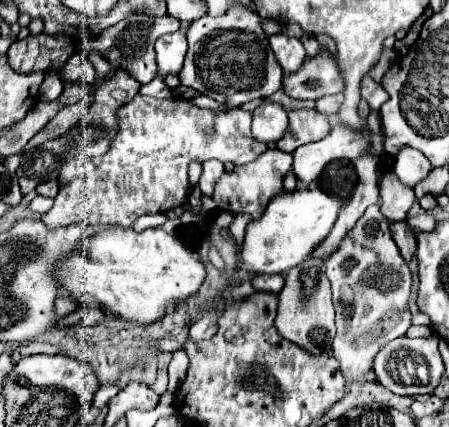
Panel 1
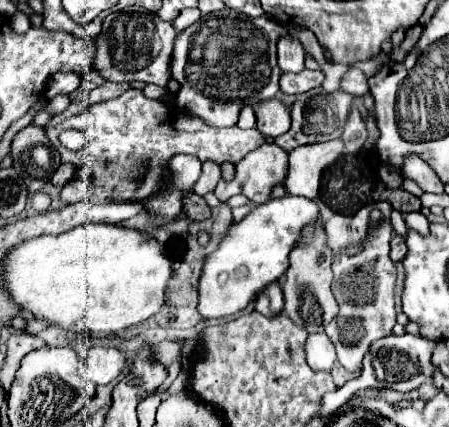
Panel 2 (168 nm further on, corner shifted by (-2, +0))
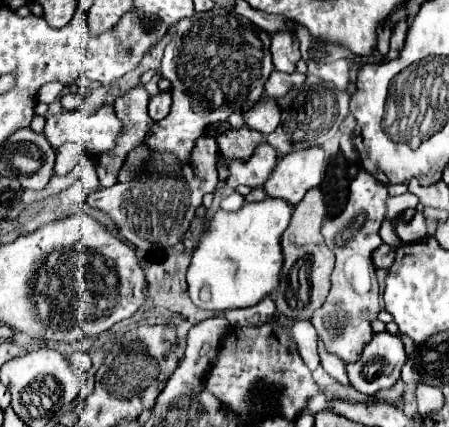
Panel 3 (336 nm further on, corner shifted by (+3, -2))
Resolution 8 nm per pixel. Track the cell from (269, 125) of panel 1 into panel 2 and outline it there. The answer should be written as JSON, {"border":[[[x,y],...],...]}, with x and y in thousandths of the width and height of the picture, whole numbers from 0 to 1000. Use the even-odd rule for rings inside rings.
{"border":[[[617,230],[604,234],[586,234],[568,248],[568,267],[572,267],[572,304],[586,319],[626,319],[635,309],[644,309],[648,300],[648,272],[644,258],[635,253],[630,239],[621,239]]]}

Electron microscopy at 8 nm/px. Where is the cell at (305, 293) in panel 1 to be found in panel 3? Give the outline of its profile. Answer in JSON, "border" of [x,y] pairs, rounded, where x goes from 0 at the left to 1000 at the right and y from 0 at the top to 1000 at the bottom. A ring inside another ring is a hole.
{"border":[[[713,440],[686,445],[673,473],[655,482],[655,501],[646,529],[628,548],[628,590],[633,590],[633,623],[624,646],[624,670],[615,684],[615,717],[633,735],[655,749],[690,749],[695,731],[717,717],[731,674],[735,674],[735,637],[744,628],[744,595],[726,576],[713,529],[726,506],[726,482],[717,468]]]}

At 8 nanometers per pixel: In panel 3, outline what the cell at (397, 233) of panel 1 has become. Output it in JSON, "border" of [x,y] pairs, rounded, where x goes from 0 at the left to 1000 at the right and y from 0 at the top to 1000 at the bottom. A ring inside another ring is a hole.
{"border":[[[851,571],[842,576],[833,590],[829,590],[829,614],[837,628],[869,628],[873,614],[878,614],[878,581],[864,576],[864,571]]]}

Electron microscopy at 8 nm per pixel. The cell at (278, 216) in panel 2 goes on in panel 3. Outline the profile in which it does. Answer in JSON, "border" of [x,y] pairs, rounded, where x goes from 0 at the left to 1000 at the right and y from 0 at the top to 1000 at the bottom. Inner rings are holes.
{"border":[[[588,464],[584,473],[548,473],[526,496],[486,492],[468,515],[432,581],[423,637],[419,637],[419,689],[441,721],[472,731],[503,731],[521,721],[548,721],[579,707],[588,693],[619,674],[615,651],[624,651],[624,628],[633,614],[624,557],[641,534],[650,511],[650,482],[624,464]]]}

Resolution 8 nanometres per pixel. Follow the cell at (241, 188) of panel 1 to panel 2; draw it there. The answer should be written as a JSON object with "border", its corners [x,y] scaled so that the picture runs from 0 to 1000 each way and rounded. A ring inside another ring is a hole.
{"border":[[[586,337],[586,342],[577,342],[572,351],[555,356],[537,379],[528,379],[528,389],[523,389],[528,403],[523,403],[523,417],[514,426],[488,422],[488,431],[479,440],[479,459],[492,473],[506,473],[514,459],[541,454],[563,478],[590,478],[604,464],[608,436],[626,431],[635,422],[635,412],[639,412],[639,370],[644,370],[644,361],[630,356],[630,347],[621,347],[617,337]]]}

